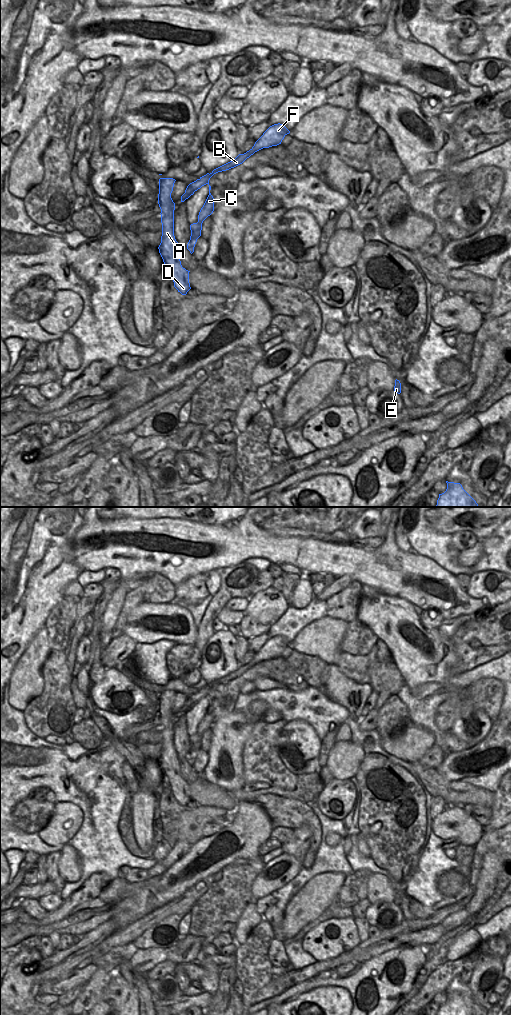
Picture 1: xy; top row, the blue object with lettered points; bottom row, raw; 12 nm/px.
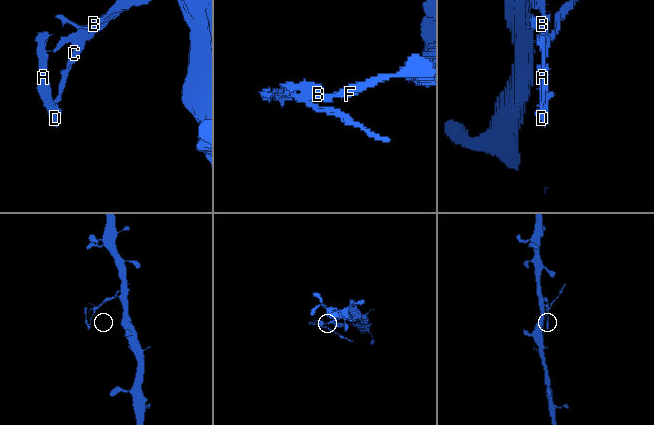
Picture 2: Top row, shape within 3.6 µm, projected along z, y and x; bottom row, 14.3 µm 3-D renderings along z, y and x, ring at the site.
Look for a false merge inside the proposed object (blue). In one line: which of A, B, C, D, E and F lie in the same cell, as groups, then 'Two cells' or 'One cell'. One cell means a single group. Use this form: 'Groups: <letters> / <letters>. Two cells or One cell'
Groups: A B C D / E F. Two cells

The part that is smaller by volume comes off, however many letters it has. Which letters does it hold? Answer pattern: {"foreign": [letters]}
{"foreign": ["A", "B", "C", "D"]}

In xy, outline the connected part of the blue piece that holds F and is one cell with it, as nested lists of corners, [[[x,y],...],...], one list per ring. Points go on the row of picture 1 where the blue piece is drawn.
[[[280,123],[274,124],[255,142],[252,149],[254,152],[257,152],[263,148],[277,146],[281,144],[284,137],[289,133],[290,131],[284,125]]]

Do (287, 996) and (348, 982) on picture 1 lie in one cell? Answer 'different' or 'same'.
same

